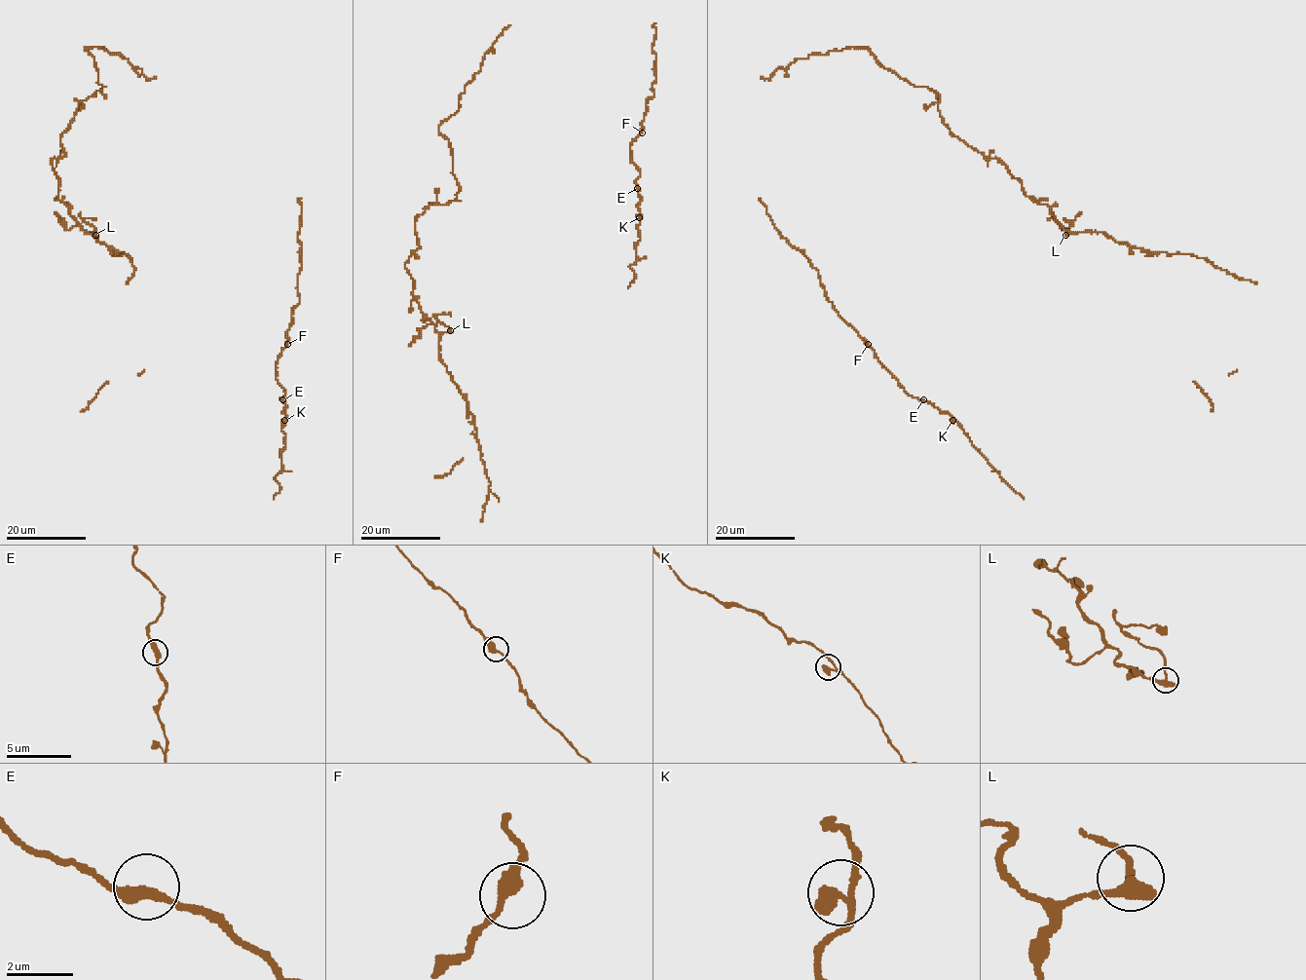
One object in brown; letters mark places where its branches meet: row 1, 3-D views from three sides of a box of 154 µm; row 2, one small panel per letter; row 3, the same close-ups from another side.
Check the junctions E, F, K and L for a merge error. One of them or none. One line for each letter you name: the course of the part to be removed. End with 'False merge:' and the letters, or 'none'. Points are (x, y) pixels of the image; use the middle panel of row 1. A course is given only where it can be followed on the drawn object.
L: Course of the part to remove: (450, 330), (436, 319), (438, 315), (450, 312)
False merge: L

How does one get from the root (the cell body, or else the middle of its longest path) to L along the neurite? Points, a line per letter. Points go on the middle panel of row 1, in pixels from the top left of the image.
L: (458, 108), (439, 132), (459, 191), (416, 217), (419, 247), (405, 264), (424, 317), (438, 332), (450, 330)

